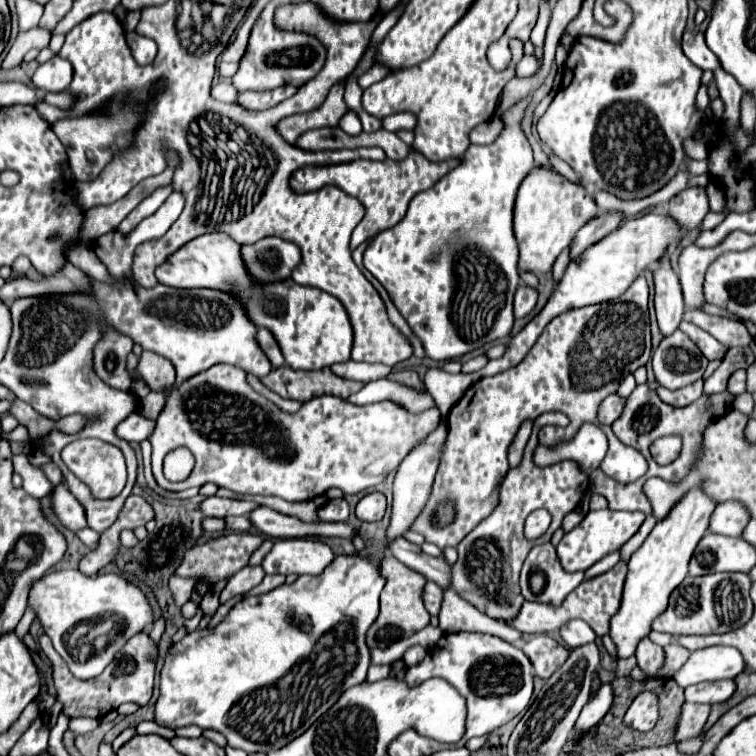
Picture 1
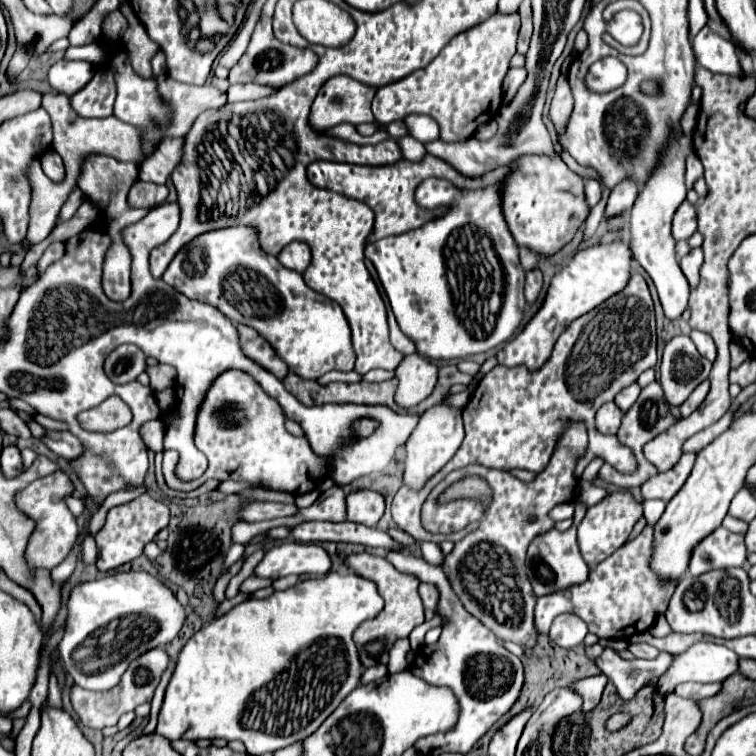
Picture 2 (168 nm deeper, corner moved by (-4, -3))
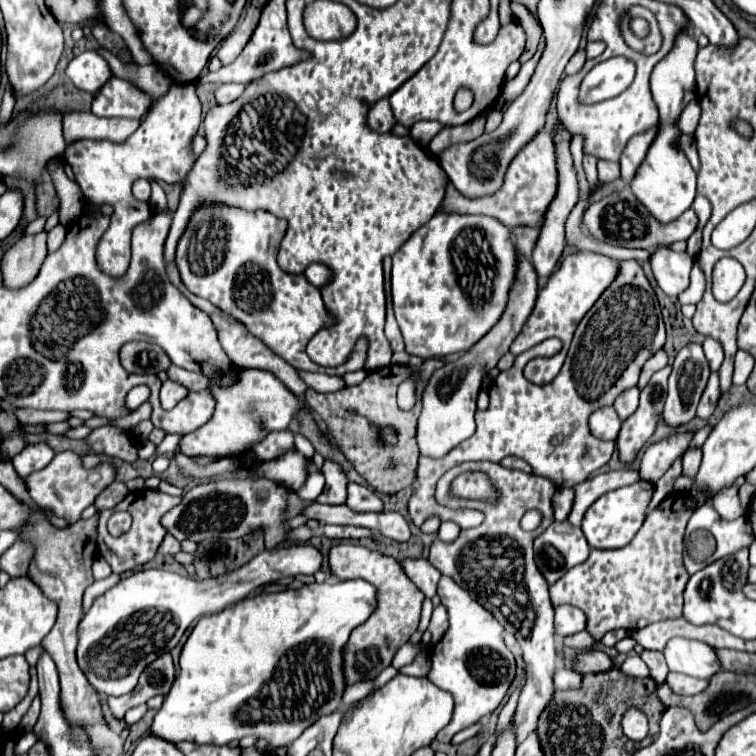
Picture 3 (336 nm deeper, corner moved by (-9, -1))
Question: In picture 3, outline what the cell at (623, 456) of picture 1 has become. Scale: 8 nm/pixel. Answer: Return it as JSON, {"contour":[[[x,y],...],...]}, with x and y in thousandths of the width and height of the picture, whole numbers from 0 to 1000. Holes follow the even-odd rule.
{"contour":[[[833,343],[833,345],[820,345],[820,361],[812,369],[812,377],[796,388],[796,393],[786,401],[786,409],[775,414],[775,419],[767,425],[767,430],[758,443],[751,464],[751,472],[735,496],[735,501],[725,509],[706,509],[693,501],[690,491],[661,491],[659,499],[653,501],[653,509],[648,512],[648,538],[643,544],[630,544],[630,573],[611,583],[606,594],[598,594],[590,604],[579,610],[569,610],[566,604],[556,604],[553,610],[553,623],[550,623],[550,636],[548,636],[548,652],[540,663],[540,681],[550,697],[558,697],[558,692],[577,681],[582,689],[601,689],[608,694],[608,700],[622,700],[635,694],[640,689],[640,681],[624,673],[593,673],[582,671],[574,660],[574,647],[577,636],[601,615],[614,612],[614,610],[664,610],[669,602],[680,602],[693,607],[706,626],[717,631],[728,631],[735,636],[738,644],[759,644],[770,636],[778,634],[778,628],[796,615],[802,615],[812,599],[812,586],[796,583],[780,573],[778,565],[778,552],[802,536],[810,536],[812,528],[825,517],[833,515],[844,507],[844,496],[852,485],[852,480],[878,459],[878,425],[873,414],[873,403],[868,396],[868,388],[862,385],[849,353]]]}

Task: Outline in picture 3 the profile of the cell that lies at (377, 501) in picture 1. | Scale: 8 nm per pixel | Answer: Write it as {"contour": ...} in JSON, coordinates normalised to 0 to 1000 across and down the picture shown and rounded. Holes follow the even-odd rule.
{"contour":[[[474,639],[460,642],[458,668],[474,679],[505,679],[508,676],[505,660],[492,647],[487,647],[484,642],[474,642]]]}

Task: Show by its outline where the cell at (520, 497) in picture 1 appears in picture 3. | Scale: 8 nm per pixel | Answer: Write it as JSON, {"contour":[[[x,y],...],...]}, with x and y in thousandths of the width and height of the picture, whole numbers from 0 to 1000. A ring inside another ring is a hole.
{"contour":[[[619,610],[598,618],[577,642],[577,663],[595,673],[632,673],[640,679],[640,692],[627,700],[608,702],[601,718],[585,718],[574,713],[569,724],[566,742],[585,758],[598,763],[611,779],[616,779],[640,806],[646,806],[661,827],[683,843],[690,856],[696,874],[696,903],[688,914],[688,925],[680,940],[680,970],[683,983],[690,983],[712,956],[717,938],[728,930],[733,919],[733,888],[735,888],[735,858],[733,858],[733,803],[728,798],[725,774],[717,758],[712,758],[704,716],[714,708],[725,694],[733,692],[730,679],[730,657],[735,652],[735,639],[725,631],[714,631],[706,626],[690,626],[683,620],[669,620],[659,612],[648,610]],[[614,623],[640,623],[648,628],[651,642],[661,649],[661,663],[656,668],[643,668],[635,663],[614,663],[593,655],[595,636]],[[698,673],[714,673],[720,687],[717,694],[706,705],[696,705],[688,697],[688,687]]]}

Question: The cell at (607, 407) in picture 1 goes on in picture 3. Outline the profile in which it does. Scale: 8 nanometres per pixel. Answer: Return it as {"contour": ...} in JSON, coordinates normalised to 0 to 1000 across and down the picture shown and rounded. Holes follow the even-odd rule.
{"contour":[[[796,538],[786,544],[780,552],[780,570],[799,583],[812,583],[817,578],[820,562],[823,557],[817,554],[817,546],[812,544],[812,538]]]}

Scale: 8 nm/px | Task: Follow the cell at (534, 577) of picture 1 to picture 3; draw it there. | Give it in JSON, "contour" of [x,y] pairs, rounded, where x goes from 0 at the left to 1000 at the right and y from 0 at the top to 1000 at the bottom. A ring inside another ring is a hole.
{"contour":[[[733,689],[717,708],[706,713],[709,747],[725,774],[733,774],[751,753],[778,739],[780,724],[772,705],[751,689]]]}

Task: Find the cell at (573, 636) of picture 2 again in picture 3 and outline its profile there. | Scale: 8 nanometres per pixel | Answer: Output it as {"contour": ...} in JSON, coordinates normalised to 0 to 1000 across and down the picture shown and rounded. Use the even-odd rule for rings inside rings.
{"contour":[[[741,800],[733,813],[733,832],[735,832],[735,840],[741,843],[767,837],[775,832],[775,816],[767,806],[759,806],[754,800]]]}

